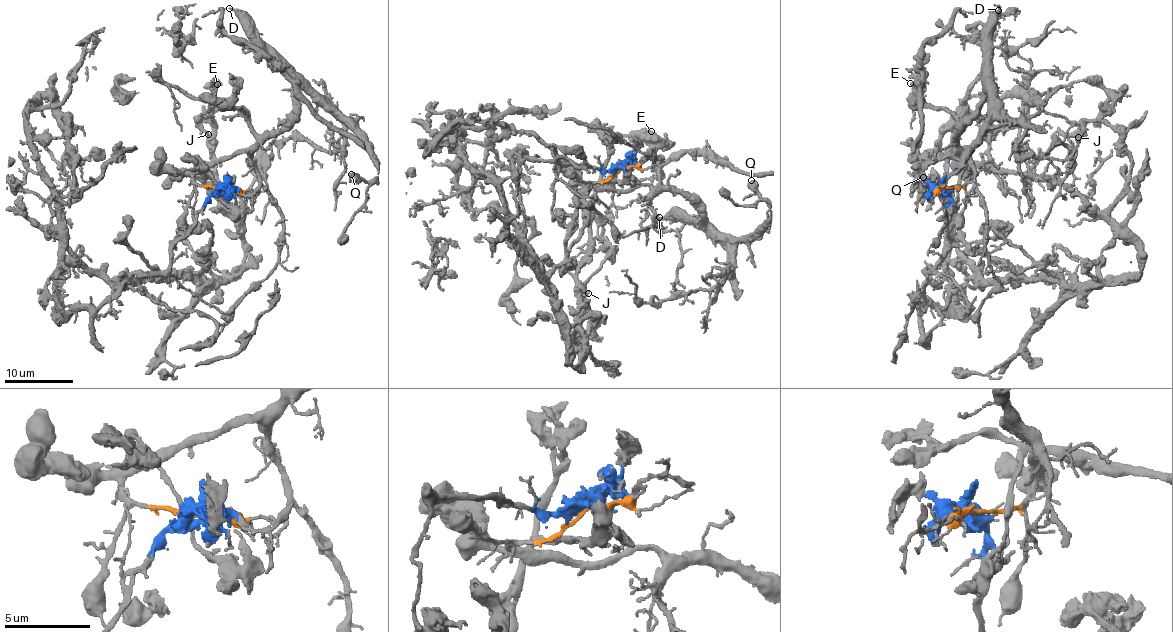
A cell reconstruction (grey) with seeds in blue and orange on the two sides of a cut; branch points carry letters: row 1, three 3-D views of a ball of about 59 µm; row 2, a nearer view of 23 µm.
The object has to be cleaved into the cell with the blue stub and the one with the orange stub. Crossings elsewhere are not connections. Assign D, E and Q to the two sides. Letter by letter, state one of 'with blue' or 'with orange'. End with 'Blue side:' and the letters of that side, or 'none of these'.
D: with orange
E: with orange
Q: with orange
Blue side: none of these

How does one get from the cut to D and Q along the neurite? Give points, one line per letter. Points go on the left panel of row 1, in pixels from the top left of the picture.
D: (221, 188), (199, 186), (192, 177), (268, 138), (288, 119), (293, 105), (292, 81), (229, 8)
Q: (221, 188), (192, 177), (268, 138), (305, 89), (352, 129), (378, 174), (366, 182), (351, 173)

